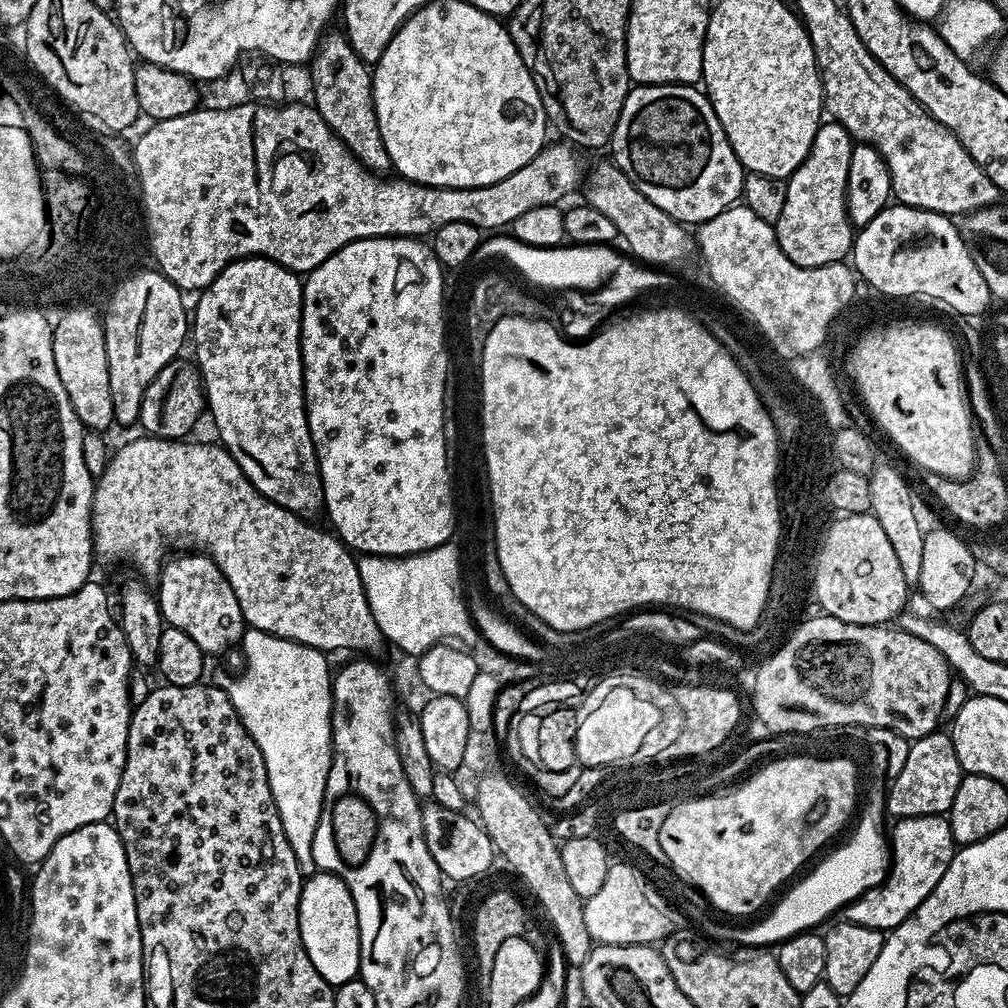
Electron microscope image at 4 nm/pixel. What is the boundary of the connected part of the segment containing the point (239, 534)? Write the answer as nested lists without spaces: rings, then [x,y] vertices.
[[[140,434],[137,440],[124,444],[120,449],[111,453],[108,464],[99,479],[95,481],[92,489],[92,542],[97,557],[105,556],[108,560],[129,560],[136,564],[141,577],[159,577],[161,568],[166,563],[169,555],[168,544],[173,544],[176,550],[202,550],[226,574],[234,594],[238,598],[238,606],[244,615],[244,623],[248,628],[257,628],[266,634],[274,634],[278,638],[293,640],[311,648],[318,648],[325,654],[333,654],[339,648],[353,648],[356,654],[376,654],[386,648],[386,641],[378,622],[374,622],[374,614],[368,605],[366,590],[362,586],[360,566],[357,557],[353,555],[347,544],[339,536],[333,534],[327,527],[319,528],[311,519],[296,516],[290,510],[270,502],[270,498],[263,496],[260,491],[246,478],[242,466],[219,443],[213,444],[188,444],[187,439],[165,440],[158,436]]]

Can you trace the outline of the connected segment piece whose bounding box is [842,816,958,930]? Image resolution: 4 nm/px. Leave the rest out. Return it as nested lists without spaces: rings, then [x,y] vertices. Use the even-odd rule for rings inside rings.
[[[905,816],[890,828],[890,867],[884,883],[868,888],[851,904],[844,905],[842,916],[849,924],[881,930],[897,928],[938,886],[946,866],[950,866],[958,845],[944,816]]]

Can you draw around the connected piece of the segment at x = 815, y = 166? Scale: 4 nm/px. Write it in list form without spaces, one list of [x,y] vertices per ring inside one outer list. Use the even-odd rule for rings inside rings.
[[[835,122],[821,123],[810,154],[787,177],[786,203],[776,223],[778,246],[803,268],[839,264],[851,253],[854,229],[846,206],[846,180],[850,174],[851,134]]]

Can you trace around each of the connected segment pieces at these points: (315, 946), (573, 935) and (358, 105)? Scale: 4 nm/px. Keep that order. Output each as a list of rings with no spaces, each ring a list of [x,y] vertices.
[[[317,871],[309,875],[304,881],[304,888],[300,891],[300,913],[298,914],[300,933],[302,934],[302,946],[314,962],[314,970],[326,978],[326,982],[333,986],[345,984],[357,979],[360,974],[360,931],[358,930],[358,914],[354,906],[354,898],[346,886],[337,876],[331,872]]]
[[[489,771],[489,776],[479,777],[480,785],[476,788],[476,812],[481,824],[483,824],[486,834],[492,839],[492,847],[500,856],[520,875],[520,880],[532,891],[534,899],[540,903],[542,911],[548,915],[548,920],[552,923],[552,928],[556,931],[555,939],[562,946],[565,961],[574,968],[579,968],[584,964],[588,955],[592,953],[594,942],[586,930],[586,918],[584,917],[584,900],[578,894],[574,894],[574,886],[570,886],[566,869],[562,866],[560,857],[560,844],[552,836],[549,828],[549,821],[544,821],[540,817],[540,812],[524,797],[524,792],[516,784],[511,784],[504,776]]]
[[[325,31],[321,36],[310,61],[313,96],[311,99],[314,101],[314,107],[330,126],[333,134],[352,151],[355,160],[365,164],[371,172],[387,173],[392,168],[392,163],[390,154],[386,154],[382,134],[378,130],[369,65],[365,64],[362,58],[358,58],[343,31],[332,31]]]

